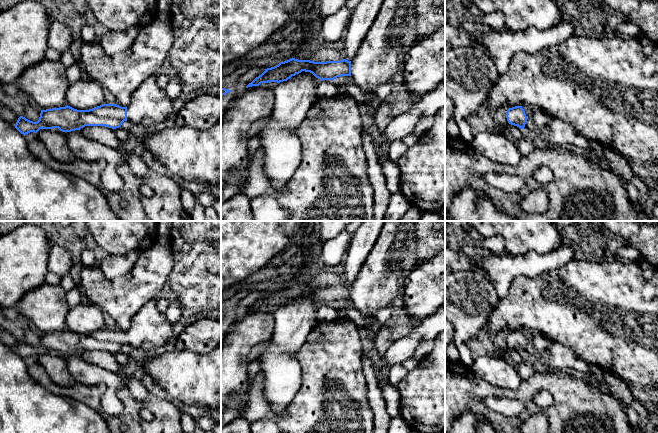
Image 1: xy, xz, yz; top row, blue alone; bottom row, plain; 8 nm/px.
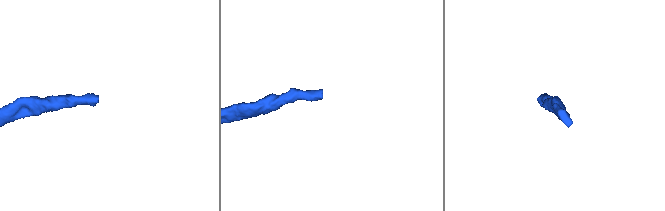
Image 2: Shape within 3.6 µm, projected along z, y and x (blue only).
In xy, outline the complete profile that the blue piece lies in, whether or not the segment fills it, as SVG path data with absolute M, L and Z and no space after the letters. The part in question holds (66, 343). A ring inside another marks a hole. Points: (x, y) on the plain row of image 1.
M157 299L147 301L144 306L135 314L130 328L121 331L116 328L102 328L89 334L77 334L70 330L41 334L37 346L30 345L20 340L14 348L15 352L24 360L30 356L37 357L40 353L58 352L62 356L80 354L85 350L105 350L108 352L119 352L124 345L132 348L143 349L146 352L164 346L174 337L174 324L157 308Z

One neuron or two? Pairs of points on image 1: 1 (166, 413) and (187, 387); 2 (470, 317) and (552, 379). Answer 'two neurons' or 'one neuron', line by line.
1: two neurons
2: two neurons

